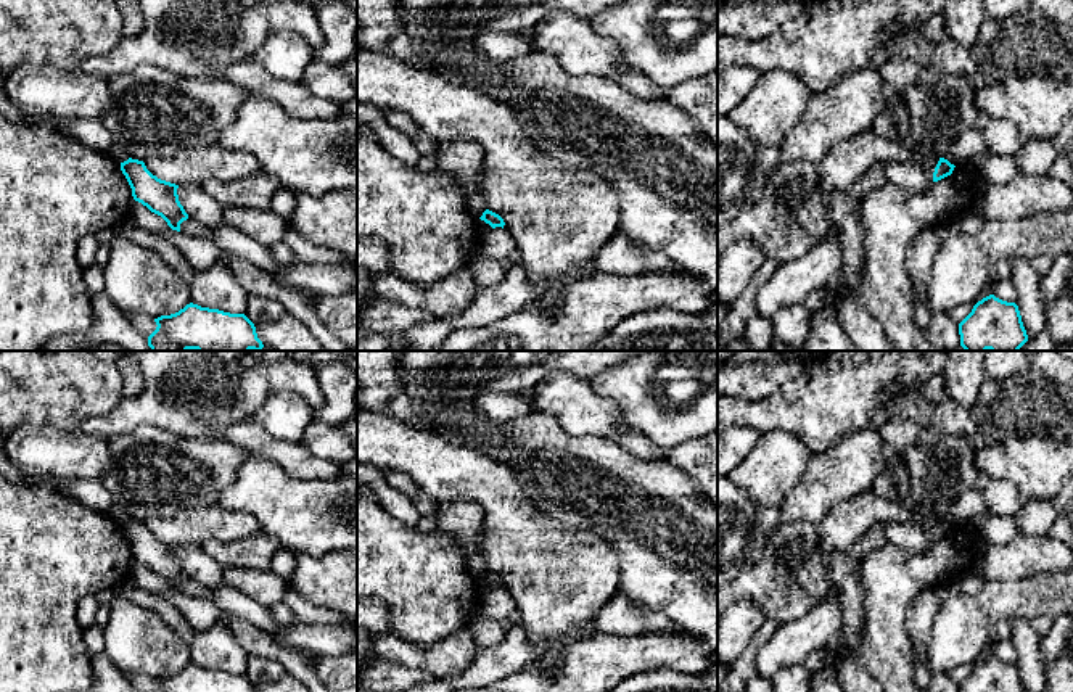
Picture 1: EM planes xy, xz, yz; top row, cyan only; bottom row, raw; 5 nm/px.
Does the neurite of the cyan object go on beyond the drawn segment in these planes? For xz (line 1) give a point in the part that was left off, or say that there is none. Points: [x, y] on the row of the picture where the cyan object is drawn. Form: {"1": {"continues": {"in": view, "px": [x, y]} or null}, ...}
{"1": {"continues": null}}

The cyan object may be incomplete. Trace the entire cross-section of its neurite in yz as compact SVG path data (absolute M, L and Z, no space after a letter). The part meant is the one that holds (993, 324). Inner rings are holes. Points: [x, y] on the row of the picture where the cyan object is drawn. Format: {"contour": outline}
{"contour": "M994 295L973 306L959 335L965 351L1018 351L1028 341L1018 306Z"}

